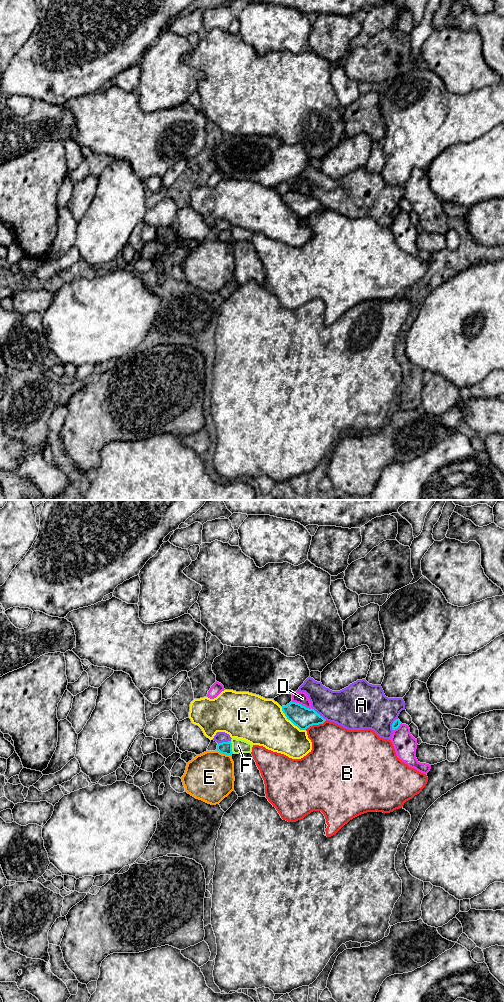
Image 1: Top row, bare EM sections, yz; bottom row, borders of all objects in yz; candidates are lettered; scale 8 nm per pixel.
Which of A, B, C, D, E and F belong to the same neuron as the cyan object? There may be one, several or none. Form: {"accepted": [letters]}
{"accepted": []}

